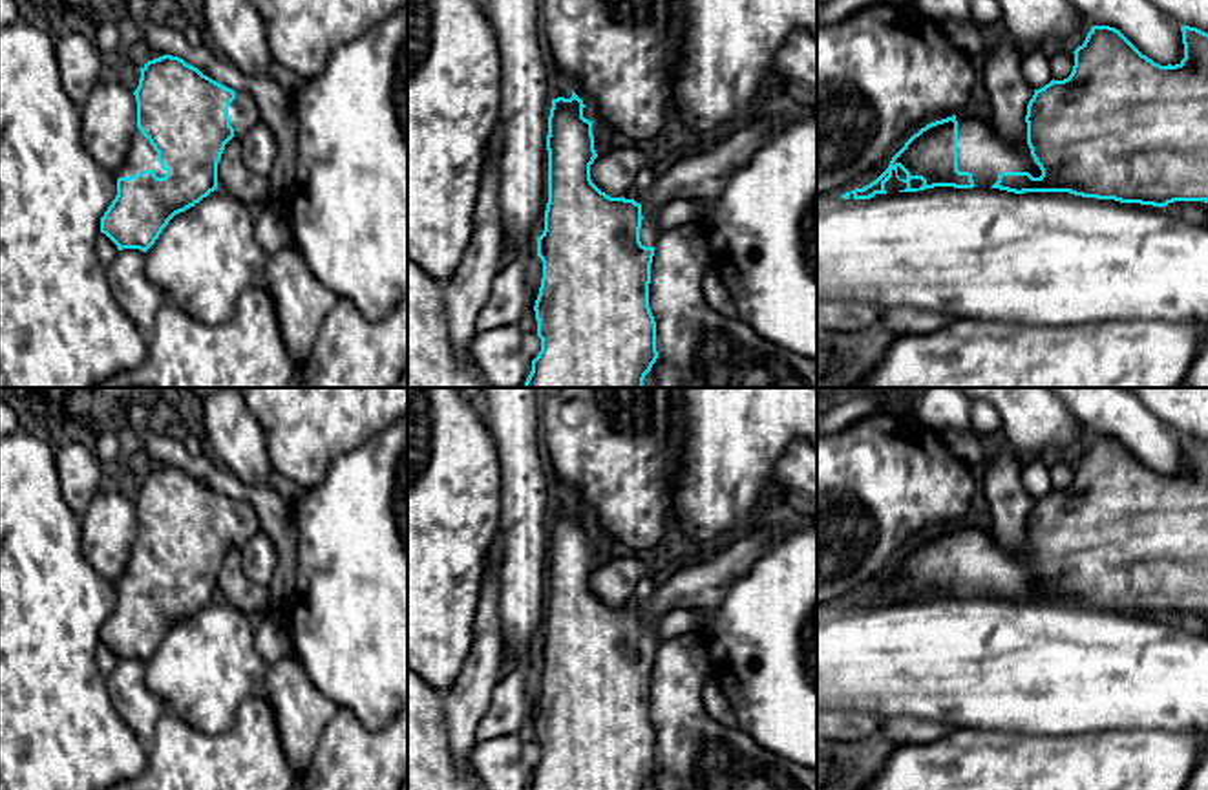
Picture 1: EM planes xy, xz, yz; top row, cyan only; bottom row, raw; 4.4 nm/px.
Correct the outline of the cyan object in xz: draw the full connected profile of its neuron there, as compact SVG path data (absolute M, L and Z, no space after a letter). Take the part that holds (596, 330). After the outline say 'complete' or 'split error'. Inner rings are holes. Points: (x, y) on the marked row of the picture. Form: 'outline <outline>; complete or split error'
outline M572 91L570 99L552 99L548 115L548 203L545 230L537 238L543 278L534 305L541 351L532 360L523 388L643 388L643 379L658 358L649 283L662 229L652 218L643 218L641 208L674 198L718 194L733 172L789 119L758 119L678 161L647 192L625 199L607 196L590 179L590 165L598 154L592 121L583 117L583 108L583 101Z; split error

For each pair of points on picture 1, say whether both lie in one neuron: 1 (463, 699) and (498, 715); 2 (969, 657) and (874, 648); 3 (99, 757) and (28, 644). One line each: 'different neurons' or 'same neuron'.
1: different neurons
2: same neuron
3: same neuron

